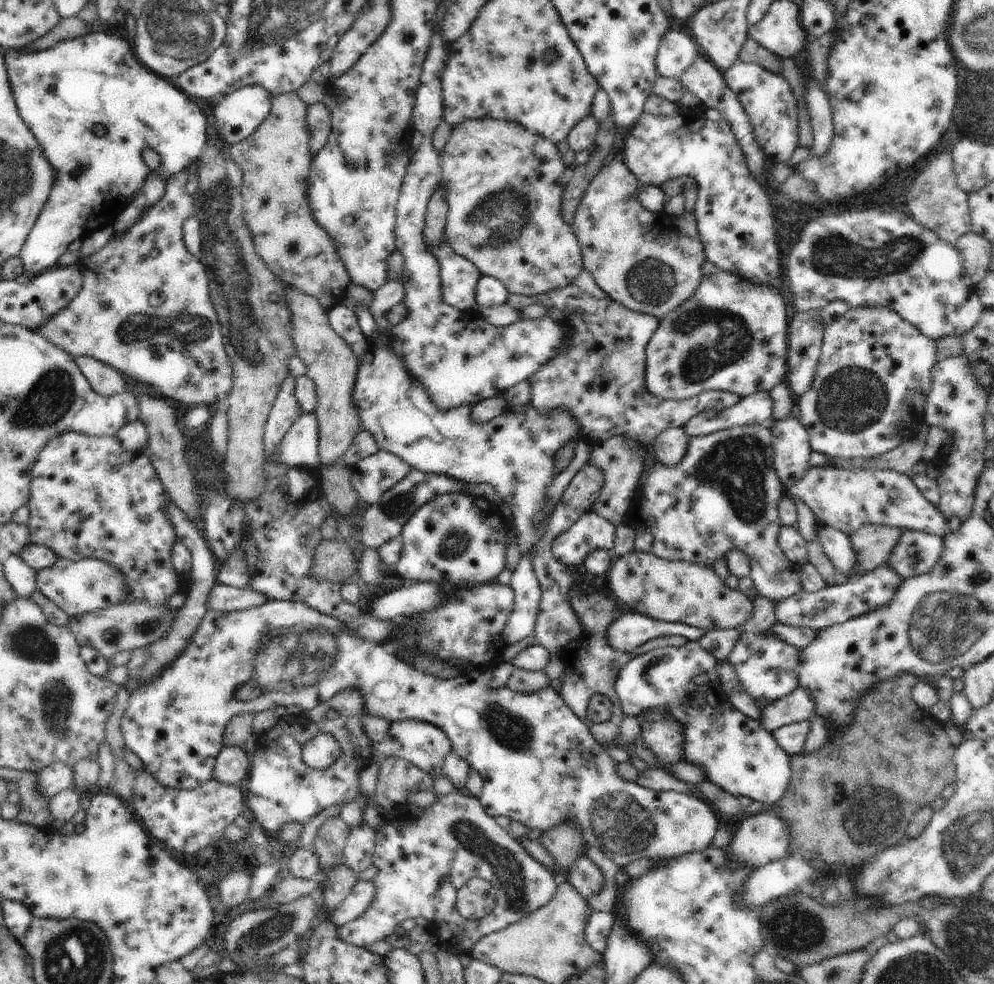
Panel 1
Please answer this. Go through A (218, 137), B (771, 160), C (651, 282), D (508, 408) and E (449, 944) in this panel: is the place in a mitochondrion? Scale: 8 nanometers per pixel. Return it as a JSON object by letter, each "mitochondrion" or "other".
{"A":"other","B":"other","C":"mitochondrion","D":"other","E":"other"}

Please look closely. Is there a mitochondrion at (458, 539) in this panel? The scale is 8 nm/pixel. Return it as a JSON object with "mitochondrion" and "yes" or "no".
{"mitochondrion":"yes"}

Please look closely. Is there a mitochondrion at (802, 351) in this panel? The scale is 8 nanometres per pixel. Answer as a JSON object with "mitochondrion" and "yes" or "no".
{"mitochondrion":"no"}

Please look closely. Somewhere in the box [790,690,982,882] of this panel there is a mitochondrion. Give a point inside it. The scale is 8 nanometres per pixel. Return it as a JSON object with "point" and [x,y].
{"point":[870,815]}

